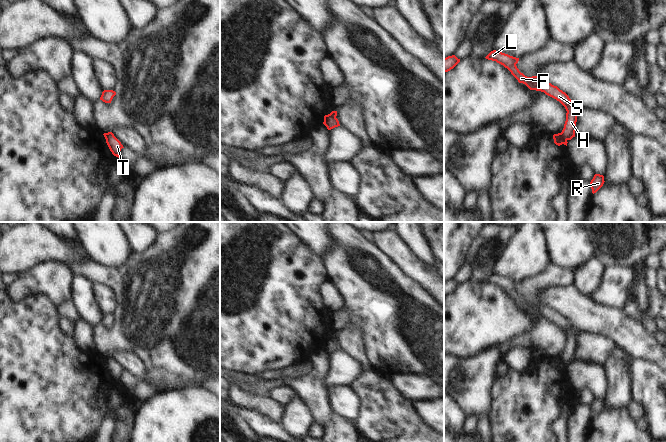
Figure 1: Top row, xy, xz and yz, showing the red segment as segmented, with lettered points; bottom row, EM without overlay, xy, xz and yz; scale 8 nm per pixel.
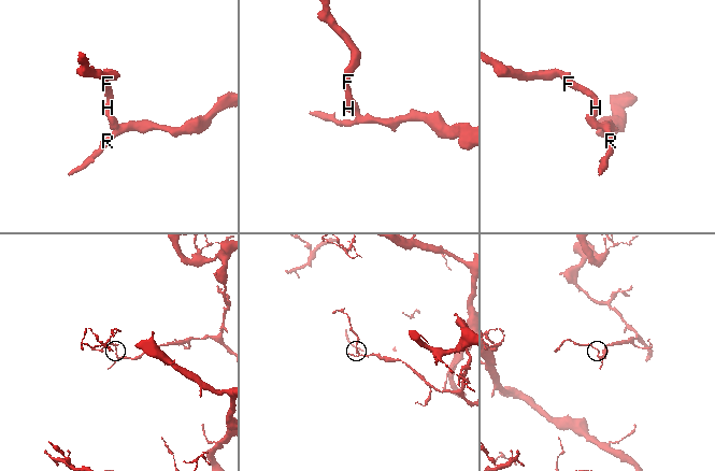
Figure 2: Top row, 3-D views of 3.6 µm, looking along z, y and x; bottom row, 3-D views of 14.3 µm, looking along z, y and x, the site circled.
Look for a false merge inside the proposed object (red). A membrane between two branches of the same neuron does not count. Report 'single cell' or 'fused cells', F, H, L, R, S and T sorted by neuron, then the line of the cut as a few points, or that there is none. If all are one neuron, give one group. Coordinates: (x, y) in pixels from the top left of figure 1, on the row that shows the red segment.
fused cells; F H L S / R T; cut in yz along (560, 133), (566, 140)

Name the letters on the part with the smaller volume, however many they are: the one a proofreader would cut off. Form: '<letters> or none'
F, H, L, S

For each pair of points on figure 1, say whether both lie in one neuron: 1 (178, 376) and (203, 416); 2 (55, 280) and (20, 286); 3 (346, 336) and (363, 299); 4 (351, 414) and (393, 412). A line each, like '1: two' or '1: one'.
1: two
2: one
3: two
4: two

